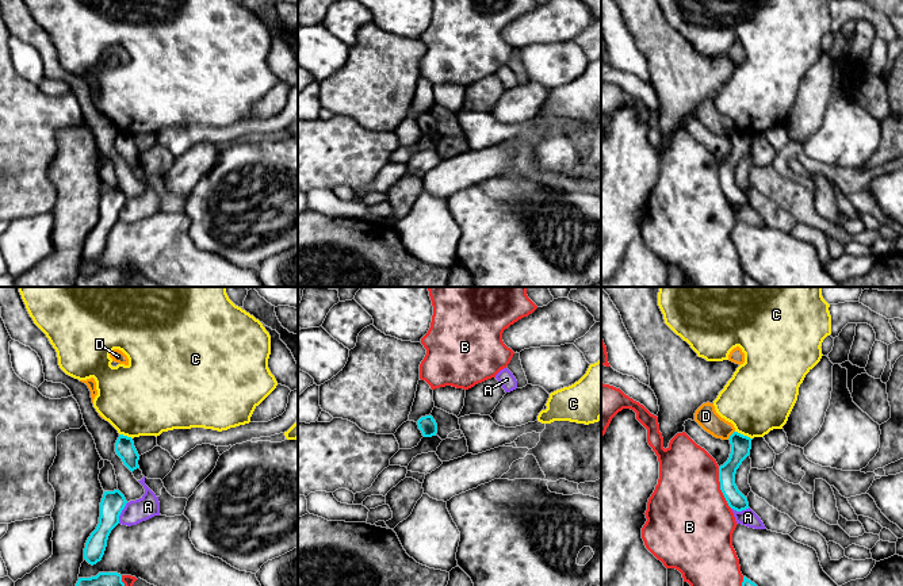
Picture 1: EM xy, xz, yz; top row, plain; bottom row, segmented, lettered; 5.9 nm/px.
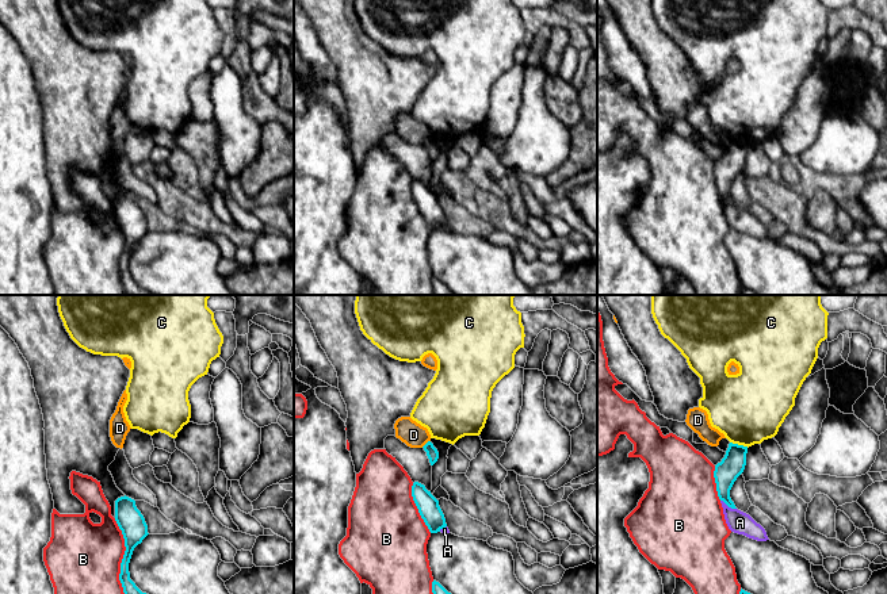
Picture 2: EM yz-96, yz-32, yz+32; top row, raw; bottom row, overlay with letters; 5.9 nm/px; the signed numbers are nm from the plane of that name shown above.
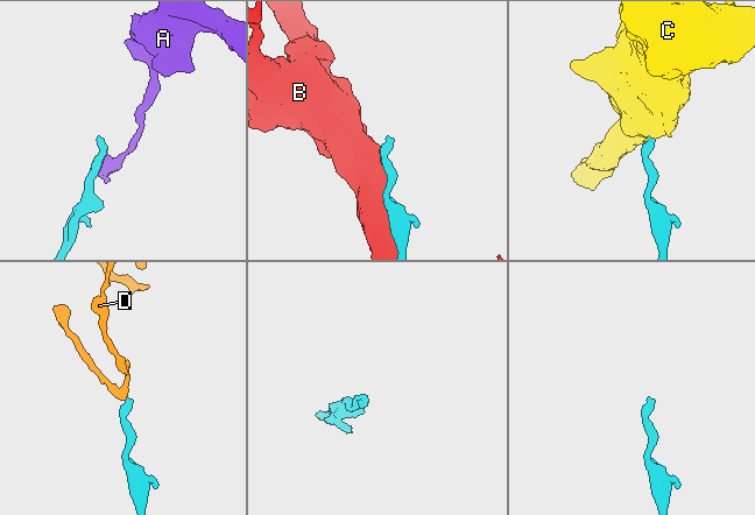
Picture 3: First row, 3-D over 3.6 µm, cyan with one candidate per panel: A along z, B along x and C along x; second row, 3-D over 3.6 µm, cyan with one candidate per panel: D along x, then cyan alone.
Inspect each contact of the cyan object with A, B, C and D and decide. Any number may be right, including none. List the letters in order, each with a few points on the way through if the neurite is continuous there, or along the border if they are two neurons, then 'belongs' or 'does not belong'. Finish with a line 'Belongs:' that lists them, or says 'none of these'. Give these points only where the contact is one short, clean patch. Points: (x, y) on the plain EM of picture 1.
A: border xy (127, 199), (118, 219); does not belong
B: does not belong
C: border yz (735, 127), (752, 136); does not belong
D: border yz (734, 127), (727, 136); does not belong
Belongs: none of these

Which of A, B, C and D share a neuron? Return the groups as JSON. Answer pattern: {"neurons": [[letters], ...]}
{"neurons": [["A"], ["B"], ["C"], ["D"]]}

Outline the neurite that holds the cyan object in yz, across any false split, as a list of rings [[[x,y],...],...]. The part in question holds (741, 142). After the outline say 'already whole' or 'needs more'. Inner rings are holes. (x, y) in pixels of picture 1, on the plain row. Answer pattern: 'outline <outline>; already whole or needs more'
outline [[[734,129],[728,137],[731,141],[730,154],[719,164],[720,187],[728,203],[736,208],[742,208],[749,206],[749,199],[735,181],[735,171],[742,158],[750,152],[753,135]]]; already whole

